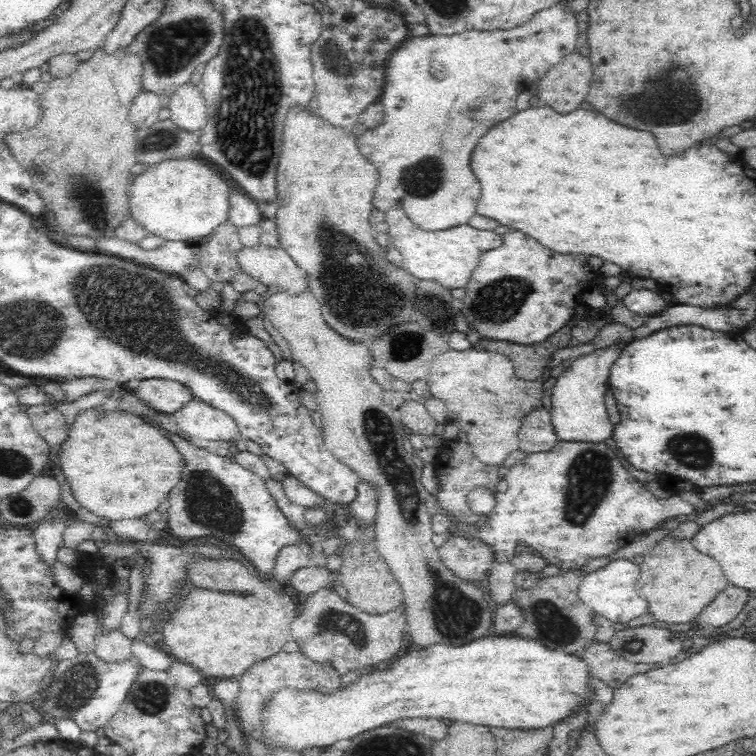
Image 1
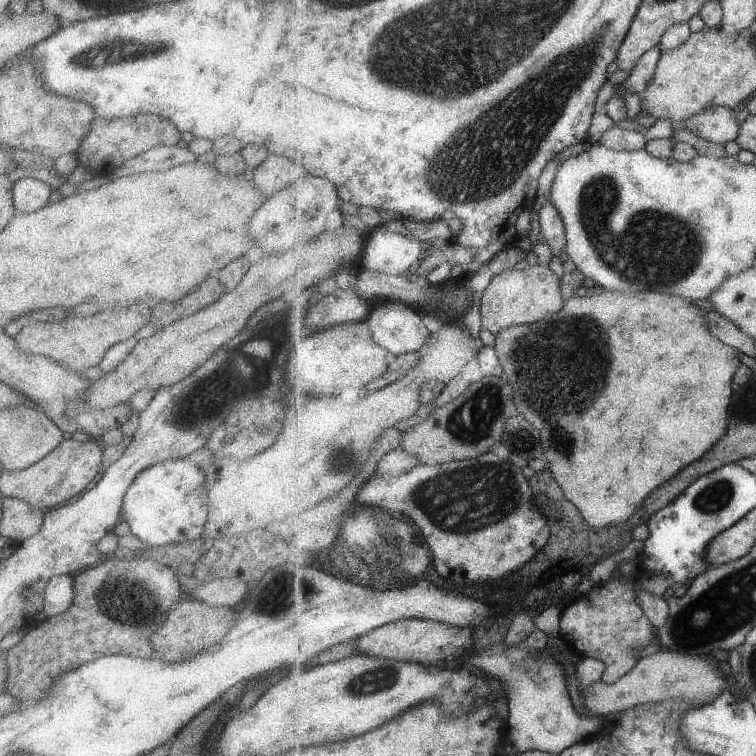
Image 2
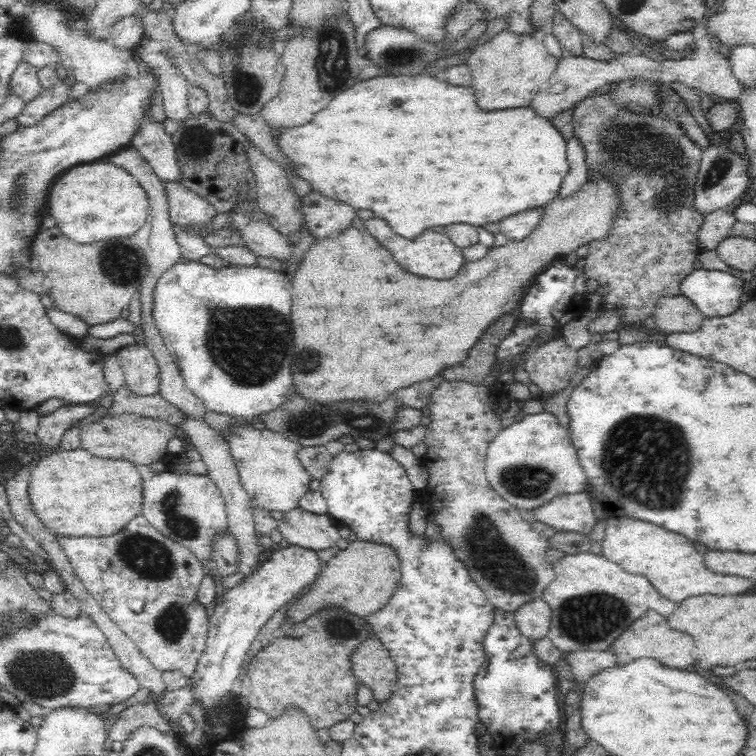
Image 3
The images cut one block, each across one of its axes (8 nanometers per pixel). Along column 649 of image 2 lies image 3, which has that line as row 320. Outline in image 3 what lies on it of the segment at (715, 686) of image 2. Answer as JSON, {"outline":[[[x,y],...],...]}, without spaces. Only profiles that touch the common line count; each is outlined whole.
{"outline":[[[666,296],[658,300],[653,318],[661,334],[672,332],[696,332],[703,323],[705,316],[696,305],[684,296]]]}

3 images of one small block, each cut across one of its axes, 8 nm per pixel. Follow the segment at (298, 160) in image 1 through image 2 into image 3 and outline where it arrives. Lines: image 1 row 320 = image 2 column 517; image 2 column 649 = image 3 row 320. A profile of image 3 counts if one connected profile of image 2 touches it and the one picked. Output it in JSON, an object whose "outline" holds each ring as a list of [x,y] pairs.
{"outline":[[[598,172],[604,176],[589,176],[589,178],[580,186],[580,190],[564,200],[556,198],[548,203],[540,216],[538,226],[524,240],[514,242],[508,240],[503,246],[492,247],[478,262],[468,262],[456,278],[450,280],[428,280],[428,278],[418,278],[414,274],[404,272],[395,260],[390,256],[391,252],[382,246],[370,233],[360,233],[356,228],[349,225],[346,230],[342,230],[338,236],[330,236],[330,238],[315,238],[310,249],[305,252],[296,276],[292,278],[292,296],[294,296],[294,306],[292,306],[292,330],[294,330],[294,360],[292,360],[292,376],[294,376],[293,391],[299,392],[308,400],[316,400],[322,404],[330,404],[330,402],[338,402],[338,400],[376,400],[376,402],[384,402],[392,392],[400,390],[400,388],[408,388],[416,382],[434,378],[440,370],[446,370],[462,360],[466,360],[470,348],[478,342],[478,338],[482,336],[482,332],[500,316],[508,314],[510,310],[514,310],[518,304],[521,304],[522,298],[528,292],[527,288],[531,287],[535,282],[534,279],[542,272],[547,271],[546,268],[556,260],[564,260],[565,254],[578,250],[580,246],[591,243],[592,241],[602,240],[611,229],[612,222],[617,217],[621,209],[621,192],[619,186],[605,174]]]}

